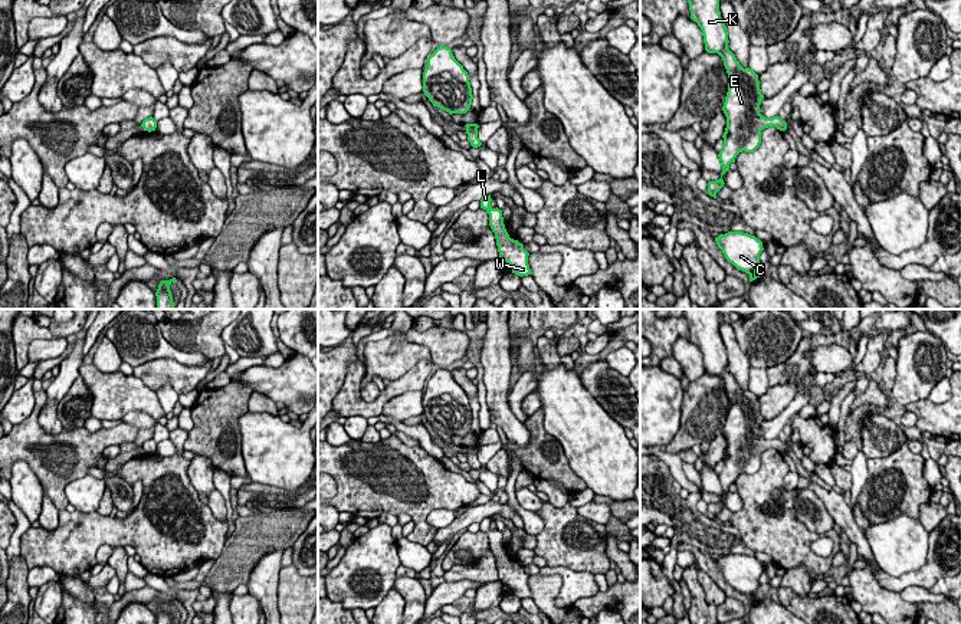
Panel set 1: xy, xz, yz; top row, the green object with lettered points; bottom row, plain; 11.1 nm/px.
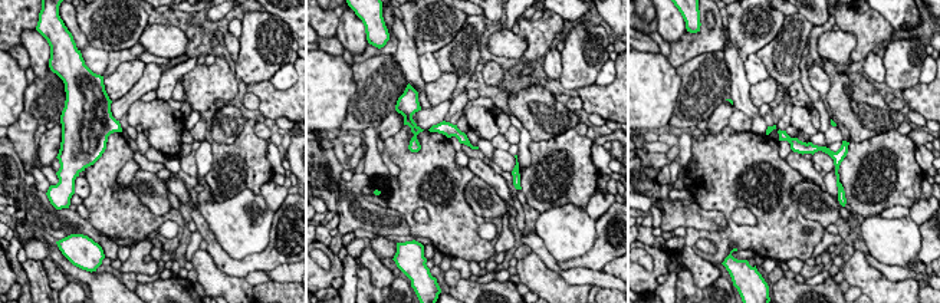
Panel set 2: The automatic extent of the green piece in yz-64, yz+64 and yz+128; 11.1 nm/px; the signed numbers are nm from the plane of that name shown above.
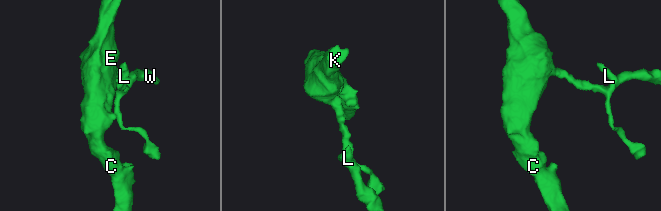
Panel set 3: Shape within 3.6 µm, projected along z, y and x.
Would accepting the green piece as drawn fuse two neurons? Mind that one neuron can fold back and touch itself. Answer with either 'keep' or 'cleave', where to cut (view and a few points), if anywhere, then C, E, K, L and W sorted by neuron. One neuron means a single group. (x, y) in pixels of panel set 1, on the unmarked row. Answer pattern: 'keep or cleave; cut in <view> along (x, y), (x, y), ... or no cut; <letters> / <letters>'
keep; no cut; C E K L W

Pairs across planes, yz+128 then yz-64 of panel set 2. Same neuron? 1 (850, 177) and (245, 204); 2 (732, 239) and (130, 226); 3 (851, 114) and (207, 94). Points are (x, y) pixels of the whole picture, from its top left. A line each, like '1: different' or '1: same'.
1: different
2: same
3: different

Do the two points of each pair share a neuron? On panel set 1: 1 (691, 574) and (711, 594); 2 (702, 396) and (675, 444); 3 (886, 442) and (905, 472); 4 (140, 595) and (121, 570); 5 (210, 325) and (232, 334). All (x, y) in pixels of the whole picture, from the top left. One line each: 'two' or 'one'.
1: two
2: one
3: two
4: two
5: two

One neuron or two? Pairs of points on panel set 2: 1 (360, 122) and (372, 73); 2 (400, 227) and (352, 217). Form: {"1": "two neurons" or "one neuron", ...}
{"1": "one neuron", "2": "one neuron"}

